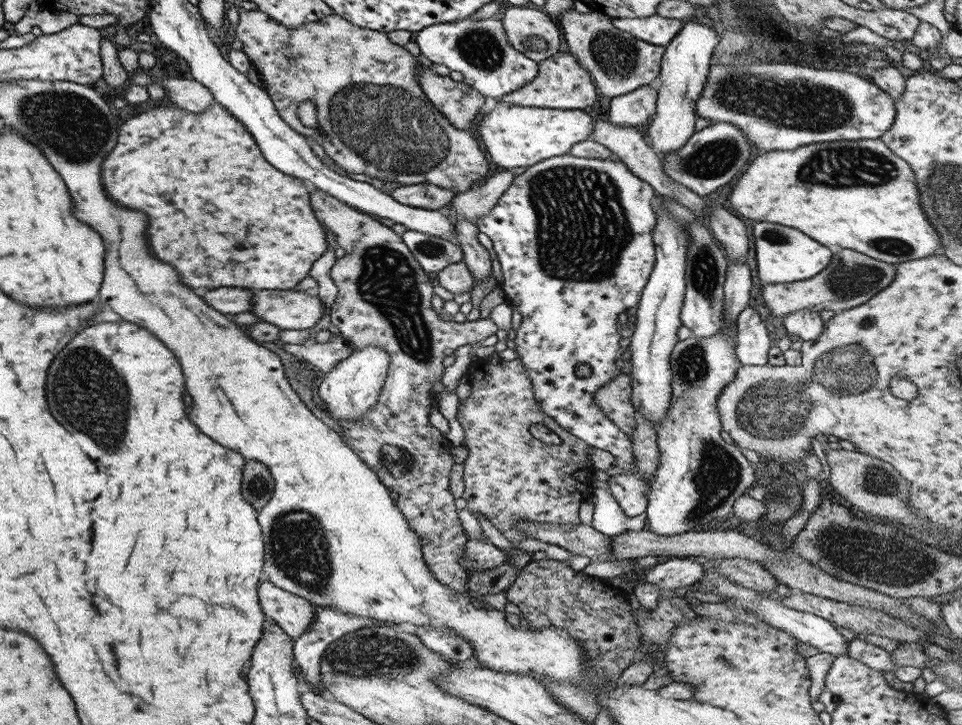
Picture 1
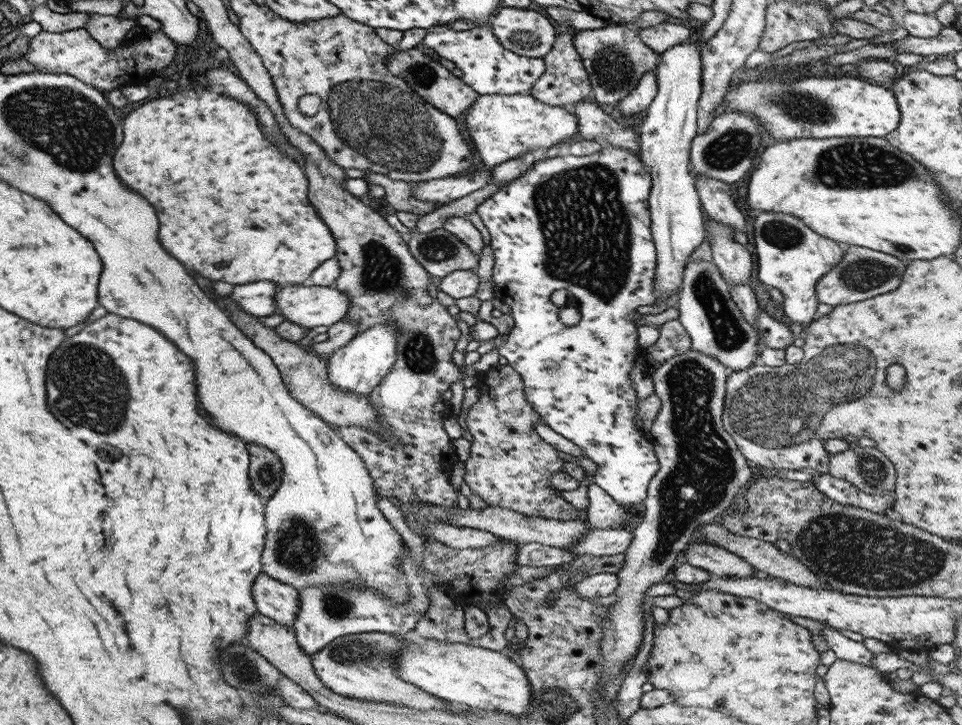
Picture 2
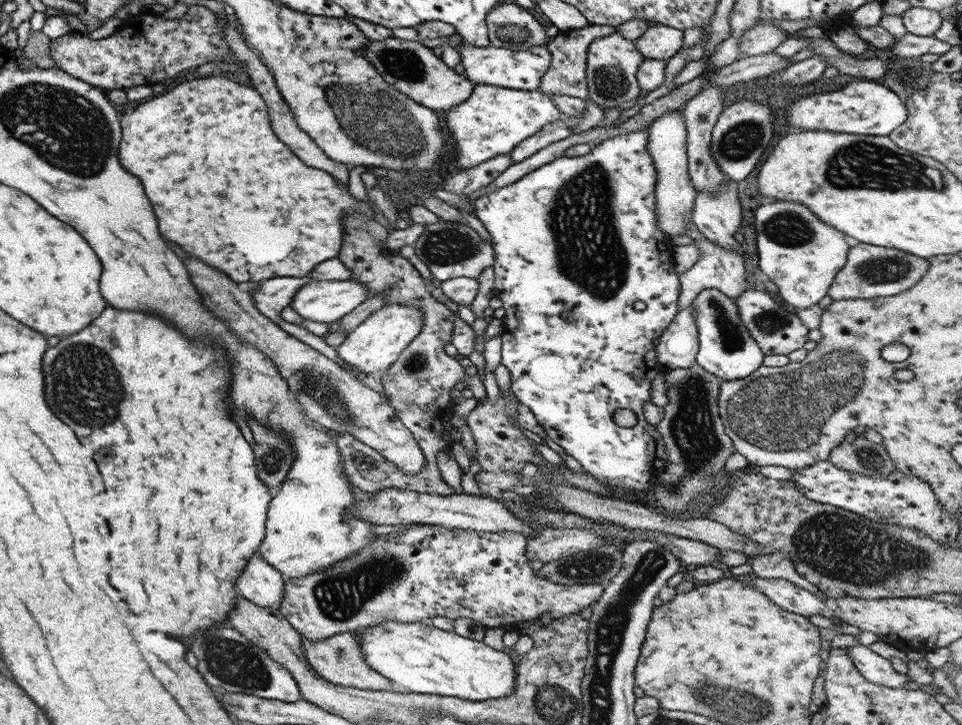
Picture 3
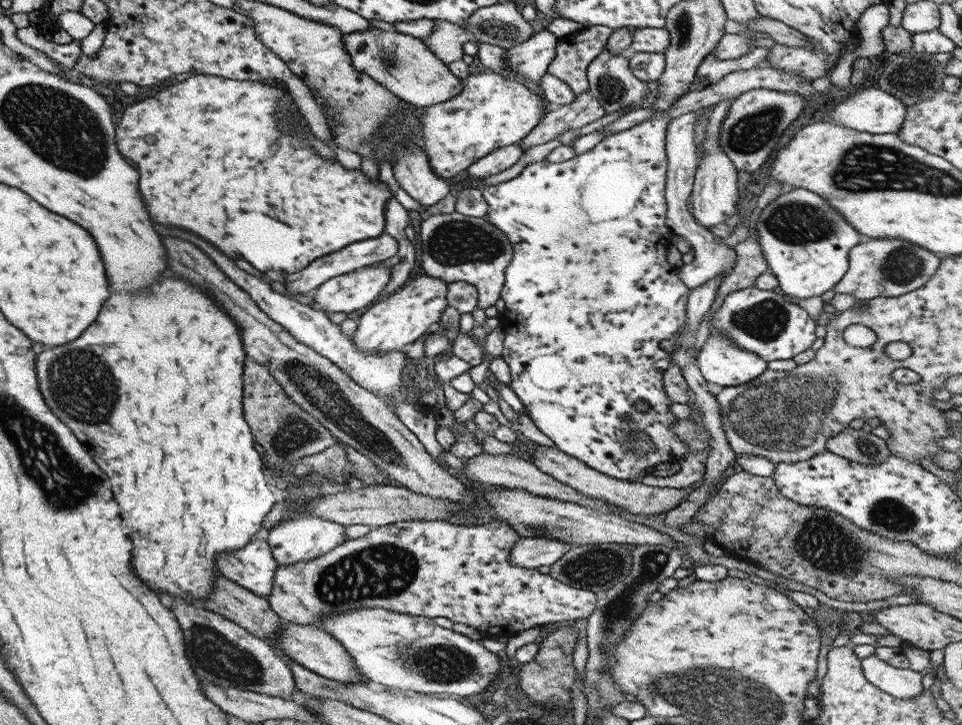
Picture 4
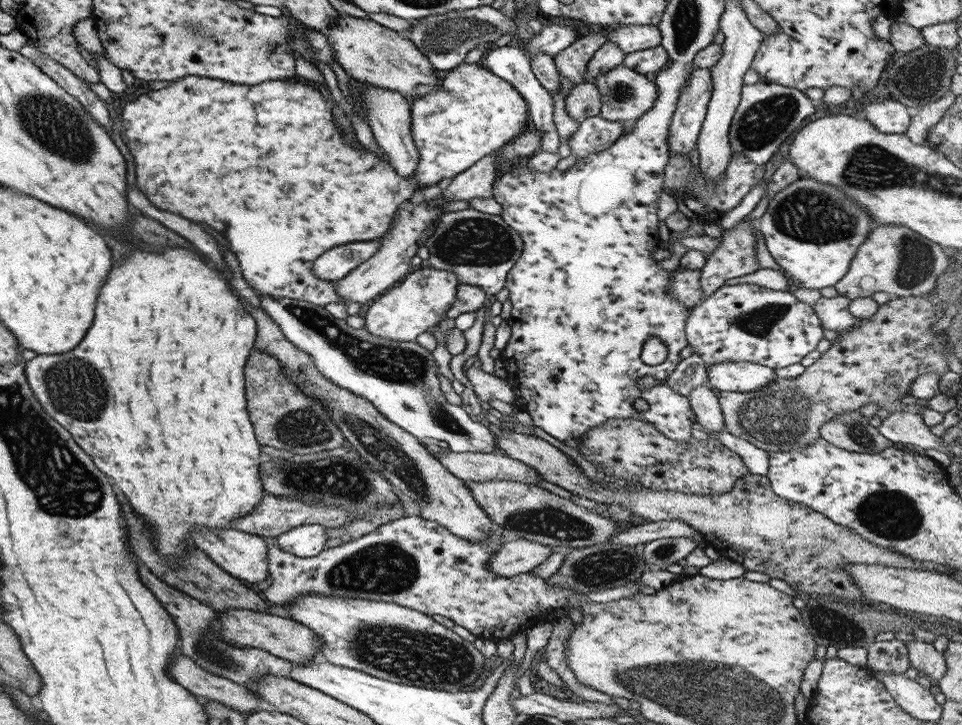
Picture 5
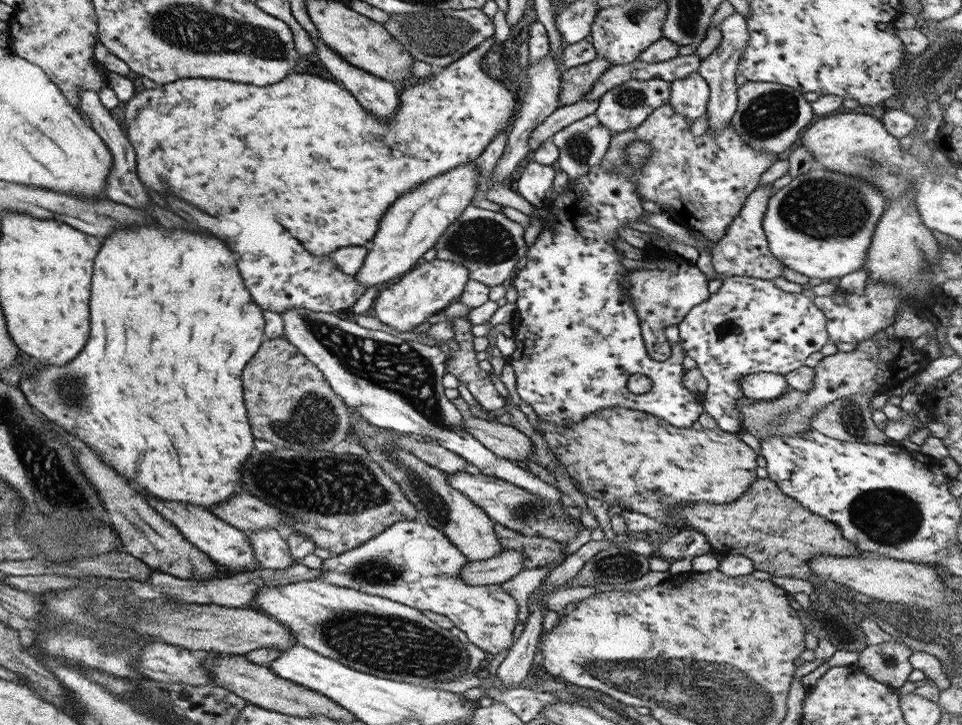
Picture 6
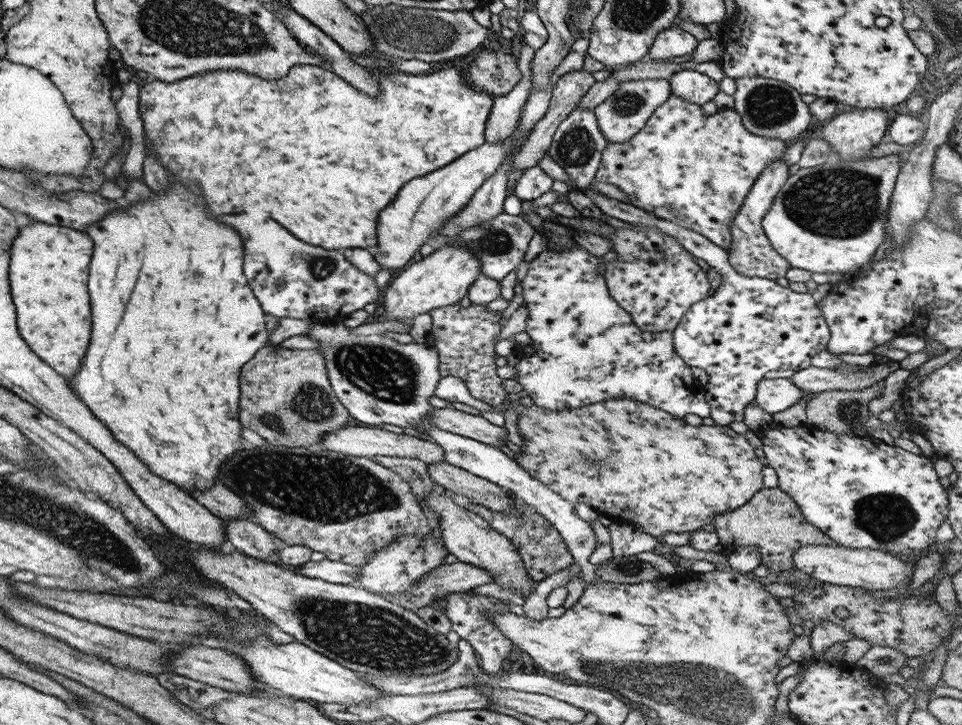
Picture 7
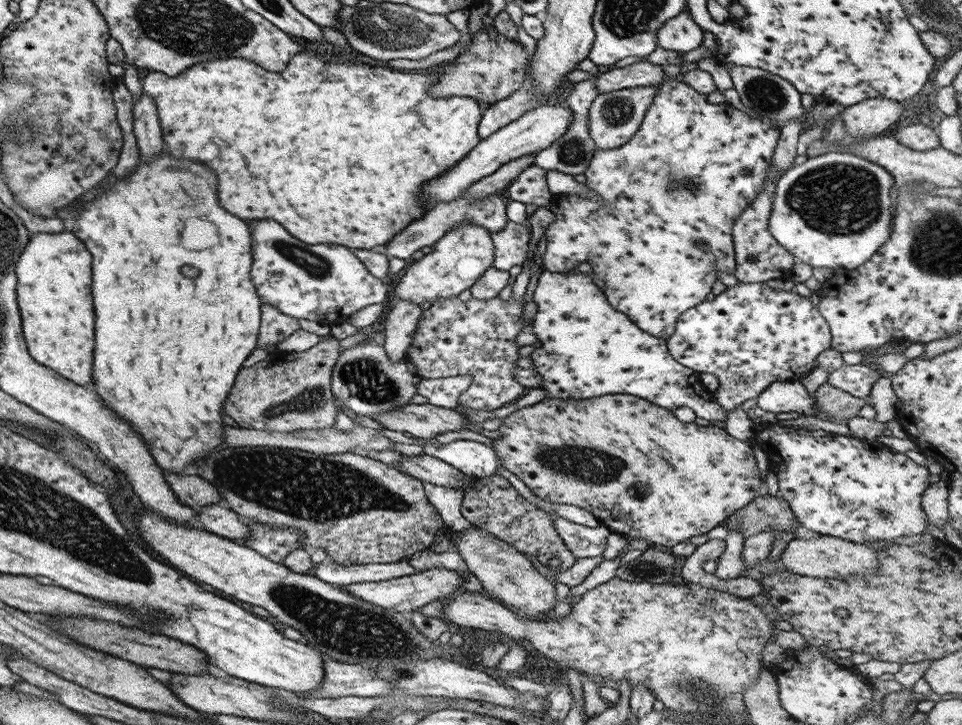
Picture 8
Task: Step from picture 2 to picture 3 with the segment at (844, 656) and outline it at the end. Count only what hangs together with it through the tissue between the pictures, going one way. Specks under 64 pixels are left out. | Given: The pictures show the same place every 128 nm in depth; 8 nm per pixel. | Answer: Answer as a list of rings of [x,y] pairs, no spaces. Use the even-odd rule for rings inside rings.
[[[849,646],[845,647],[844,651],[851,659],[853,667],[867,682],[882,687],[903,688],[903,684],[911,680],[907,677],[907,674],[899,675],[899,673],[895,672],[886,658],[877,655],[866,646]]]

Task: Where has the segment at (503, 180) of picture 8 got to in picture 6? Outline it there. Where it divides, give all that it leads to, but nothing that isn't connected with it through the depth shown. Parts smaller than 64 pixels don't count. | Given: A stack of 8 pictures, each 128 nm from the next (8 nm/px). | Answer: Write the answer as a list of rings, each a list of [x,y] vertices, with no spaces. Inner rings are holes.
[[[596,56],[587,62],[569,69],[560,74],[558,98],[561,107],[576,103],[593,87],[599,76],[609,69],[609,62],[601,56]]]

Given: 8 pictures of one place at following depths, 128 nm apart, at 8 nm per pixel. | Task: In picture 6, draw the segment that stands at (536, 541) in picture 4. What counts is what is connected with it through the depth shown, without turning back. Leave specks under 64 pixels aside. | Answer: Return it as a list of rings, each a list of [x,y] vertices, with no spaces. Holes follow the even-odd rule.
[[[503,549],[487,560],[471,561],[459,569],[460,579],[467,586],[499,584],[509,580],[523,569],[523,556],[519,552]]]

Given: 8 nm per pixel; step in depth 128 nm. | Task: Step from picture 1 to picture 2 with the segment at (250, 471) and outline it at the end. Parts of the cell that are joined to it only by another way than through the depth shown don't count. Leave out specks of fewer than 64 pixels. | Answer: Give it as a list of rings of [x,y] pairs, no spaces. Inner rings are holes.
[[[247,442],[248,479],[250,489],[260,498],[268,499],[279,486],[282,466],[277,456],[264,446]]]

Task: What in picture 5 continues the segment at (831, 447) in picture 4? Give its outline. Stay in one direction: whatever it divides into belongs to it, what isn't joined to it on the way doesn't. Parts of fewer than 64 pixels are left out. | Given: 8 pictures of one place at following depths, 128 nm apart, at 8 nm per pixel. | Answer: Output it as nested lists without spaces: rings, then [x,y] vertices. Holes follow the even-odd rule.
[[[858,409],[824,422],[819,428],[819,436],[837,448],[861,454],[875,454],[891,446],[891,441],[871,427],[867,418],[859,415]]]

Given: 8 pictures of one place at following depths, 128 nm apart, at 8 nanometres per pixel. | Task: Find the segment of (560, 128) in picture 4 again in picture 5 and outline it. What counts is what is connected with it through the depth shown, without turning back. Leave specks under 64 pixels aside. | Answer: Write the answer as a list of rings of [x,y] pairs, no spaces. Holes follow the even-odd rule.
[[[592,83],[574,86],[563,101],[567,116],[576,122],[597,115],[600,110],[600,94]]]

